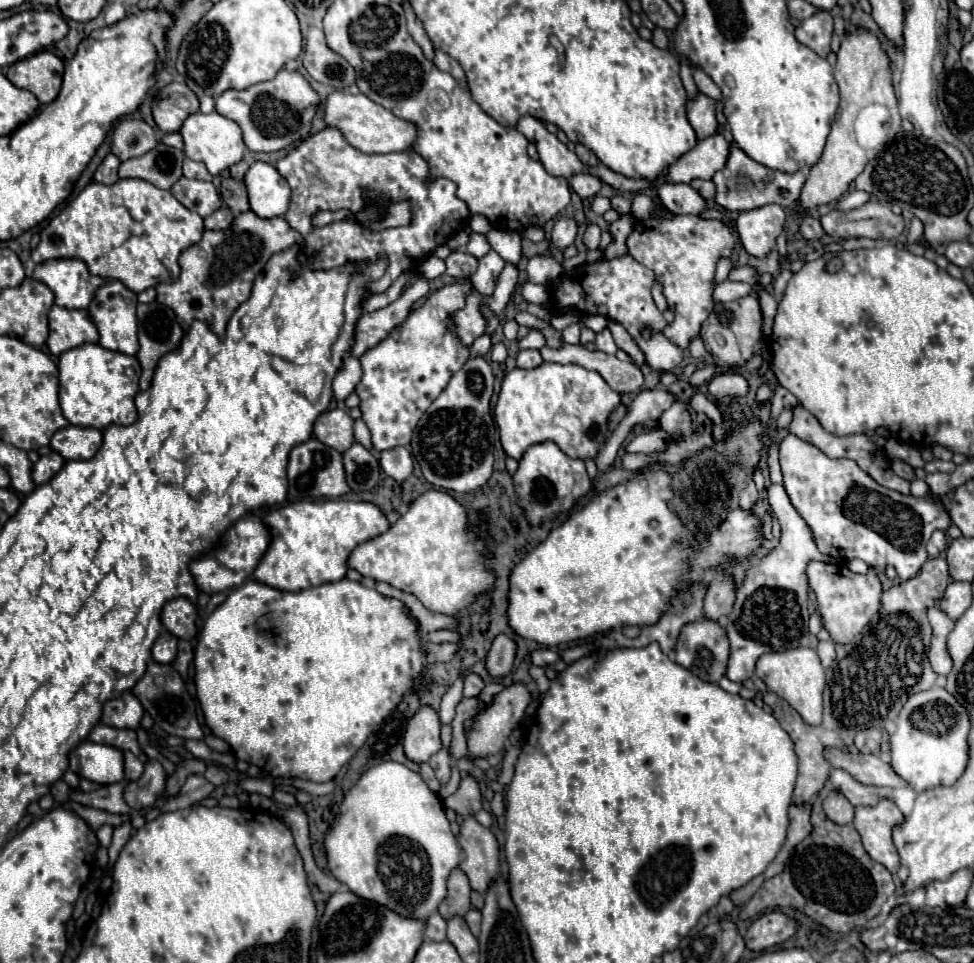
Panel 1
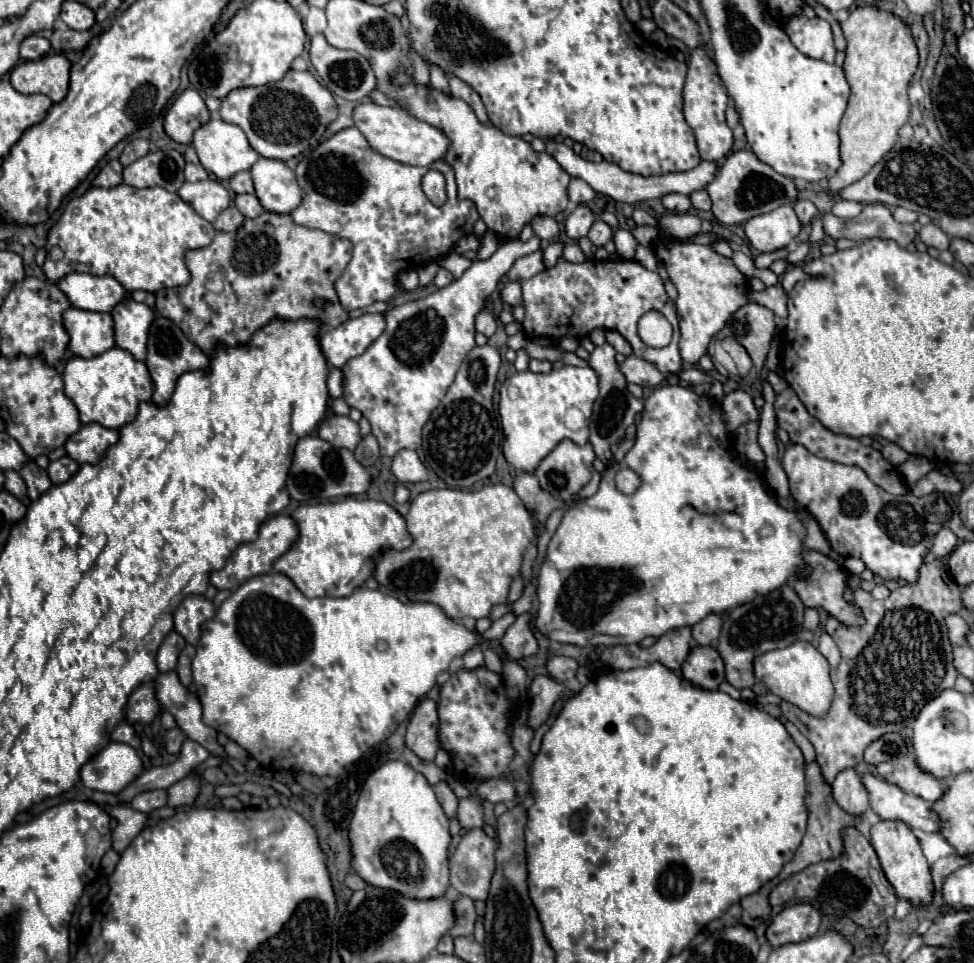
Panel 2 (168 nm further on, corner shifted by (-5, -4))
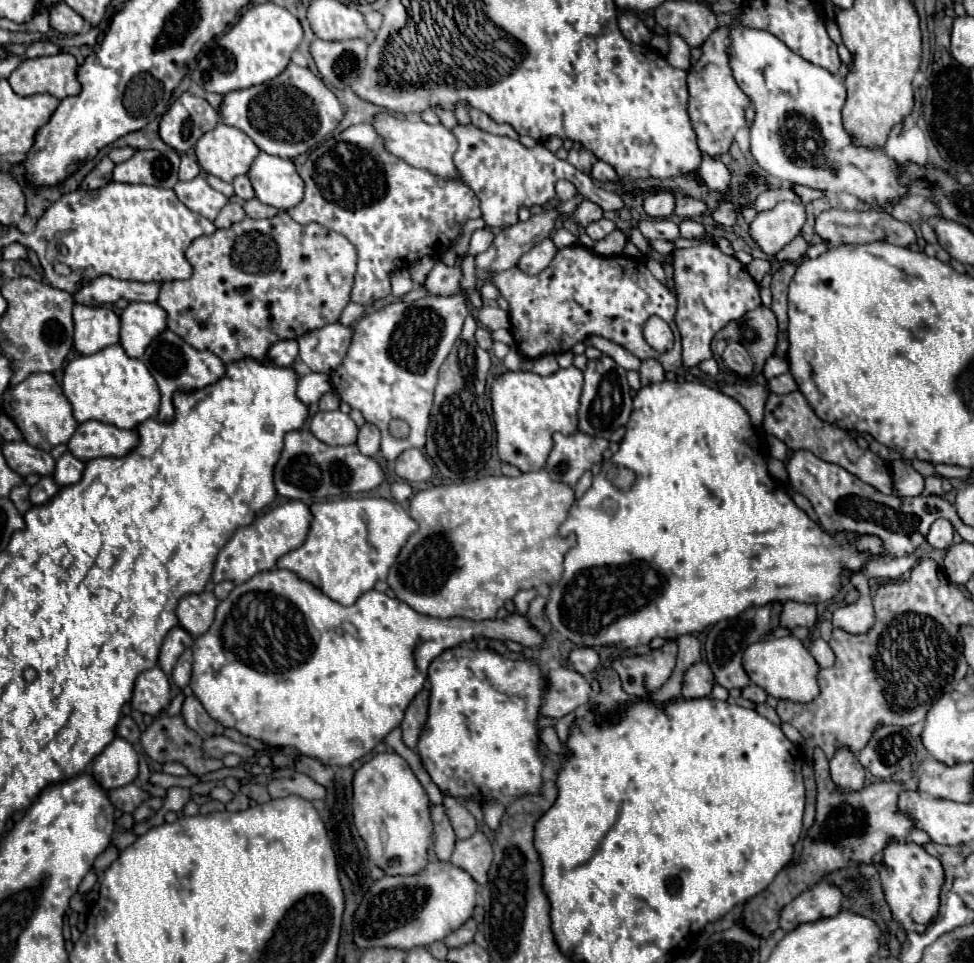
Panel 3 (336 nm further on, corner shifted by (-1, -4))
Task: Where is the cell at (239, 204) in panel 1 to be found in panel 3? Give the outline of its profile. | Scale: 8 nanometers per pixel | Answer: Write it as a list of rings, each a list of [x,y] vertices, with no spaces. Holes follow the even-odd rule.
[[[249,199],[243,203],[243,209],[249,217],[253,219],[263,219],[263,217],[273,217],[279,213],[279,209],[275,207],[269,207],[269,205],[263,205],[259,199]]]

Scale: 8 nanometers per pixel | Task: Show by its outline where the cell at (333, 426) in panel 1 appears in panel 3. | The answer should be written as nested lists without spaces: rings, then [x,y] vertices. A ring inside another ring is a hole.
[[[341,411],[315,413],[309,421],[309,429],[317,439],[329,445],[353,445],[357,439],[357,425]]]

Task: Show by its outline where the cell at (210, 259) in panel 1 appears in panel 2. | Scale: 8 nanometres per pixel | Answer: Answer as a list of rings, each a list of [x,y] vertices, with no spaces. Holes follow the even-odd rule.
[[[269,213],[255,219],[245,219],[239,227],[239,233],[223,233],[219,231],[211,245],[193,249],[185,253],[187,269],[191,271],[191,281],[179,289],[162,289],[155,293],[155,309],[161,317],[171,319],[191,343],[201,347],[207,355],[213,355],[219,345],[239,347],[245,345],[255,331],[265,327],[271,319],[281,321],[299,321],[299,319],[315,319],[321,321],[319,329],[333,329],[349,319],[349,313],[341,307],[335,281],[341,277],[345,267],[351,261],[353,245],[349,239],[335,237],[331,233],[319,229],[307,229],[293,223],[287,213]],[[211,277],[217,279],[219,291],[209,289]]]

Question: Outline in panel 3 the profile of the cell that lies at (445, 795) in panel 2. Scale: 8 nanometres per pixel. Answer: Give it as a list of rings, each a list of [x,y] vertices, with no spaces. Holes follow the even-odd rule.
[[[433,805],[433,809],[431,809],[431,819],[433,819],[433,825],[435,825],[435,833],[433,833],[435,857],[441,859],[441,861],[449,861],[457,837],[453,835],[453,827],[451,827],[451,823],[449,823],[445,805]]]

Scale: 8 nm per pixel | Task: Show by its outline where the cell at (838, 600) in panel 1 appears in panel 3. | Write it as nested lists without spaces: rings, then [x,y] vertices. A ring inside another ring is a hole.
[[[787,601],[783,605],[783,613],[781,613],[781,625],[783,627],[797,627],[797,625],[805,625],[805,627],[813,627],[815,625],[815,605],[813,603],[797,603],[797,601]]]

